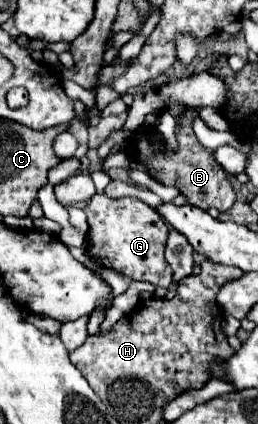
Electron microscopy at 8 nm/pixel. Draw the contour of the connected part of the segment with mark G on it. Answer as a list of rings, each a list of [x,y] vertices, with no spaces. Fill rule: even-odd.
[[[94,195],[84,207],[88,215],[88,253],[100,265],[116,269],[130,279],[148,281],[156,287],[172,285],[172,269],[164,259],[164,247],[168,237],[168,227],[162,217],[136,197],[110,199],[106,195]]]

